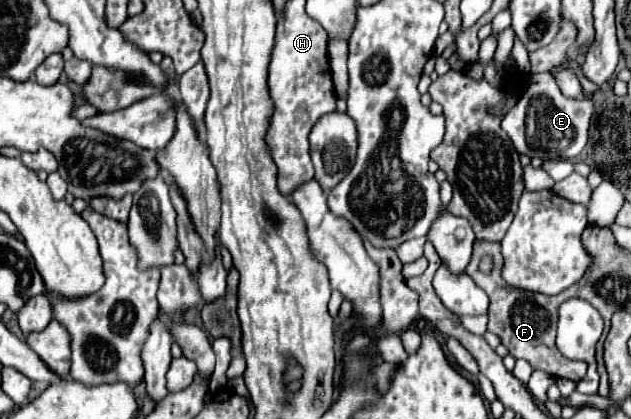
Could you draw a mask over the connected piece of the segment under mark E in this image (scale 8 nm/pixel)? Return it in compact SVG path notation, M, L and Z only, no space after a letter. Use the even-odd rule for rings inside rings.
M529 73L525 77L525 93L521 101L503 117L501 127L511 137L515 149L529 157L547 159L565 159L573 161L583 147L587 145L589 123L593 115L593 101L589 97L565 97L551 73Z

